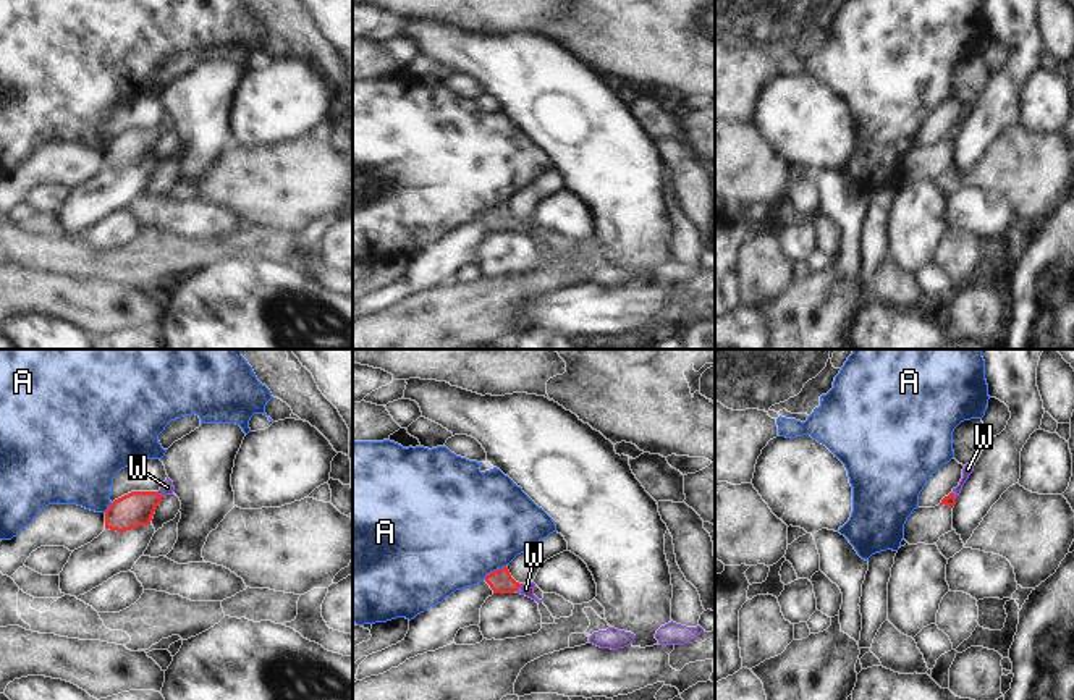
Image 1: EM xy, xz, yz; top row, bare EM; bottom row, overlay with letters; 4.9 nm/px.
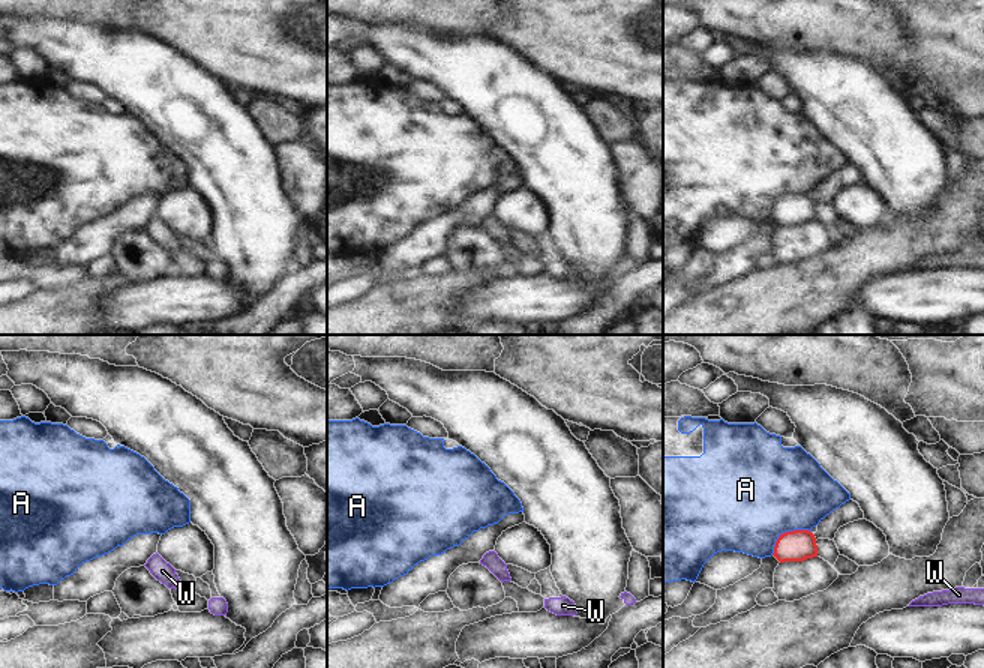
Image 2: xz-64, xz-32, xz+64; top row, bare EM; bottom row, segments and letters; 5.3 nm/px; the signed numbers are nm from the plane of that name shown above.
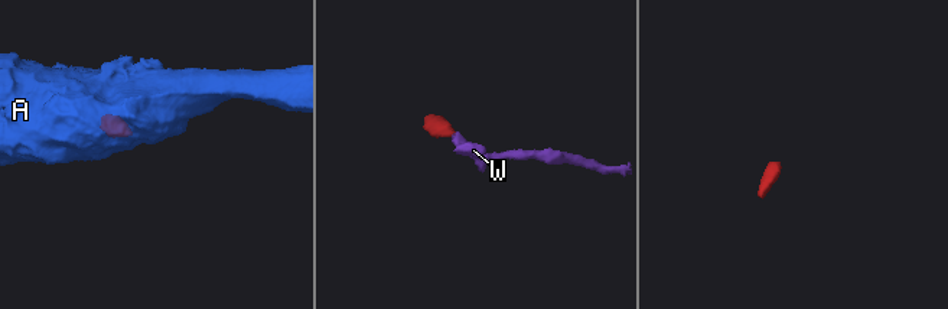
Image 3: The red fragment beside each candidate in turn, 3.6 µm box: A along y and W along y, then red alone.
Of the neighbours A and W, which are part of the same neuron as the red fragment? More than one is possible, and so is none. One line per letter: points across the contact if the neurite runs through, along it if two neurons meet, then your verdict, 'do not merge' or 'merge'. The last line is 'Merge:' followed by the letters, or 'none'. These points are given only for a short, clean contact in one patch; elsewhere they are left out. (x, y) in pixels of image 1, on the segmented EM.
A: along xz (505, 565), (494, 569), (484, 579) | do not merge
W: across xz (500, 581), (518, 587), (526, 589) | merge
Merge: W

